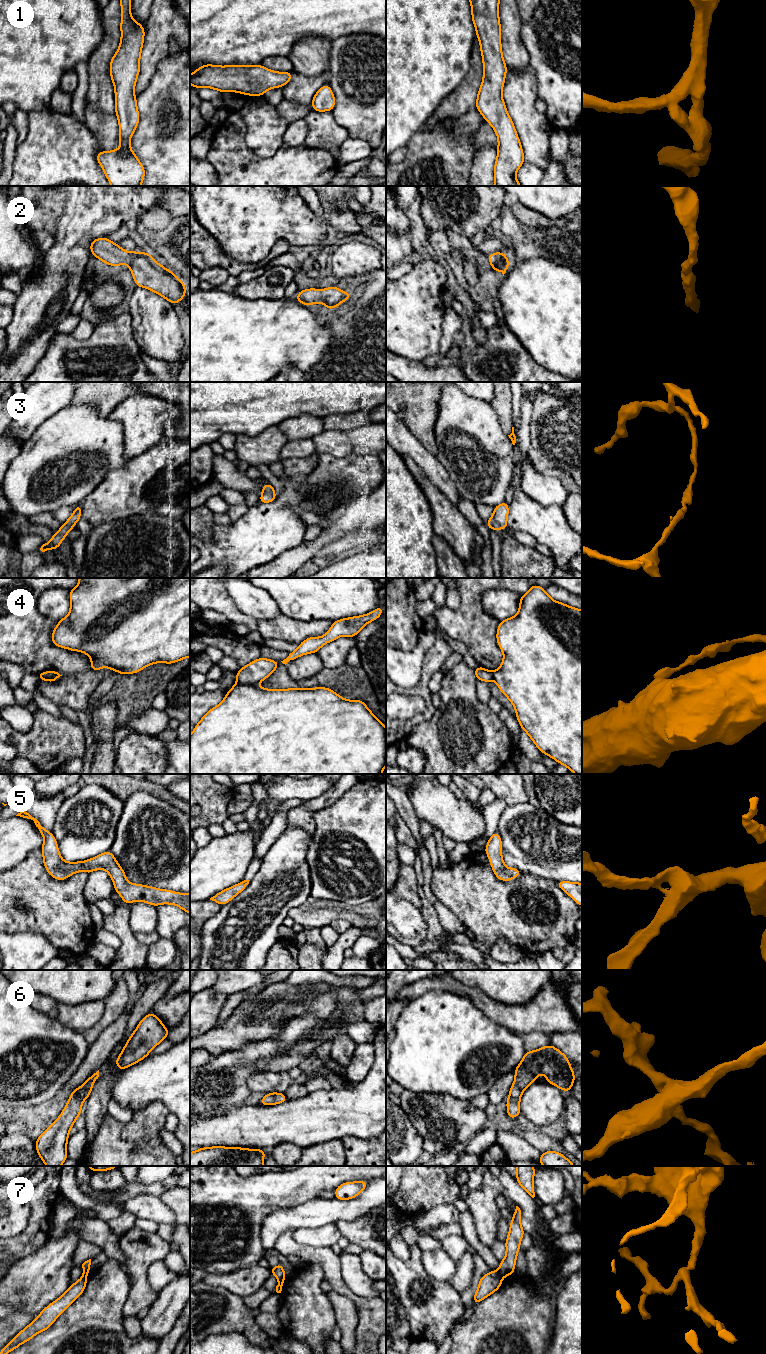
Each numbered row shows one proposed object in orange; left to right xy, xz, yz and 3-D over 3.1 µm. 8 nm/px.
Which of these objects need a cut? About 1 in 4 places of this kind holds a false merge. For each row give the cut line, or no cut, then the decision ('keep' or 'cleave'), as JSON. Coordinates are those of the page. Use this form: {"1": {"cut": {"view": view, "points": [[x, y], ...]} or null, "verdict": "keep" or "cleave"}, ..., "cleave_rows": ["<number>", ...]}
{"1": {"cut": null, "verdict": "keep"}, "2": {"cut": null, "verdict": "keep"}, "3": {"cut": null, "verdict": "keep"}, "4": {"cut": {"view": "xz", "points": [[237, 682], [254, 685]]}, "verdict": "cleave"}, "5": {"cut": null, "verdict": "keep"}, "6": {"cut": null, "verdict": "keep"}, "7": {"cut": {"view": "yz", "points": [[497, 1271], [502, 1276]]}, "verdict": "cleave"}, "cleave_rows": ["4", "7"]}

